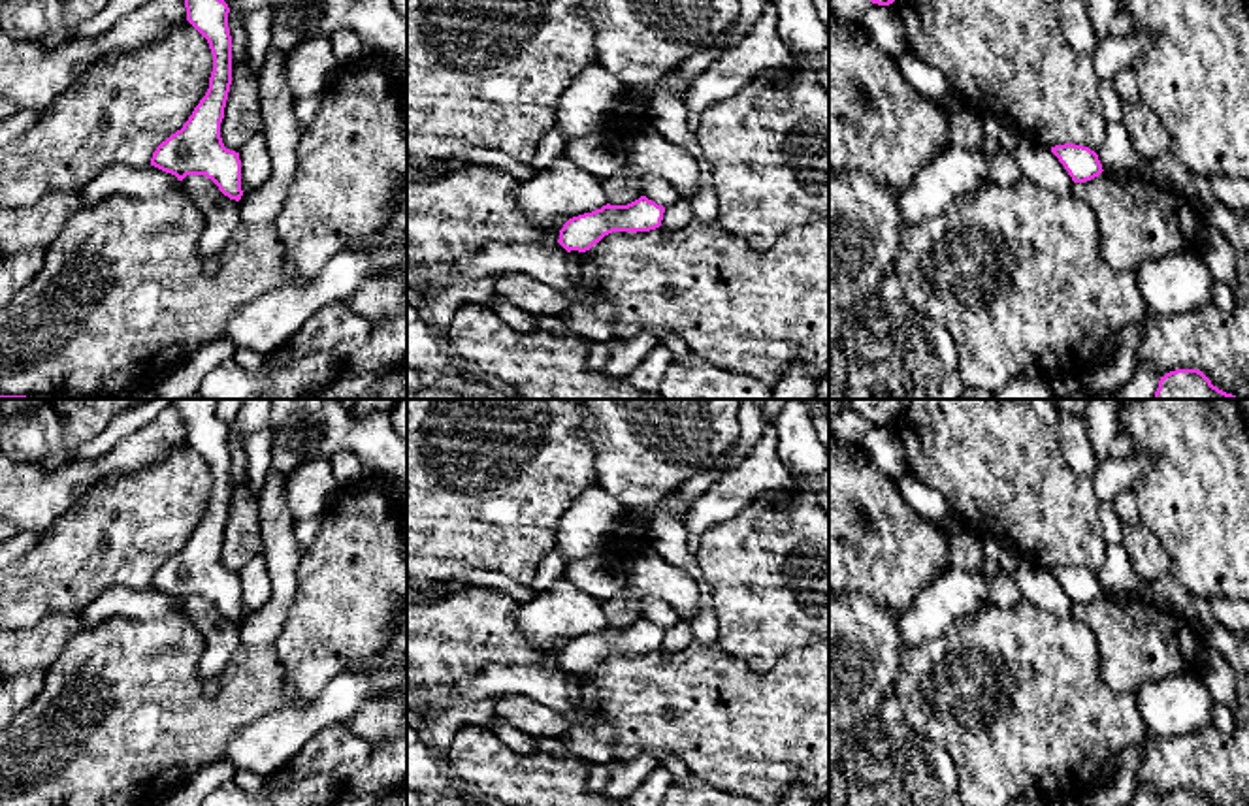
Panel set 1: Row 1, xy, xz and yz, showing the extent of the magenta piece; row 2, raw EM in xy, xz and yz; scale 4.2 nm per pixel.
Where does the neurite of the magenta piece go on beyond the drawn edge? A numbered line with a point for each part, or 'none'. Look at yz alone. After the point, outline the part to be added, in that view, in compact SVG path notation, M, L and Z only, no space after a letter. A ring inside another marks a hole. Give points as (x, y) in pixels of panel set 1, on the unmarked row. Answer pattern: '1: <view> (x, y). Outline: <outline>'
1: yz (1037, 584). Outline: M1025 559L1012 578L1015 580L1025 601L1030 601L1044 612L1055 616L1072 616L1072 599L1046 567L1034 563L1032 559Z

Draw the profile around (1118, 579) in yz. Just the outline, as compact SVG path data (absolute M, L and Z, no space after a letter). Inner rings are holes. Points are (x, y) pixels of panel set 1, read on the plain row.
M1121 542L1106 544L1106 559L1096 576L1102 591L1115 599L1144 599L1147 584L1134 572Z

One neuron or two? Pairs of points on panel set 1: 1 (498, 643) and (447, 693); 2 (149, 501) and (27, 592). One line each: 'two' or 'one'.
1: two
2: one

